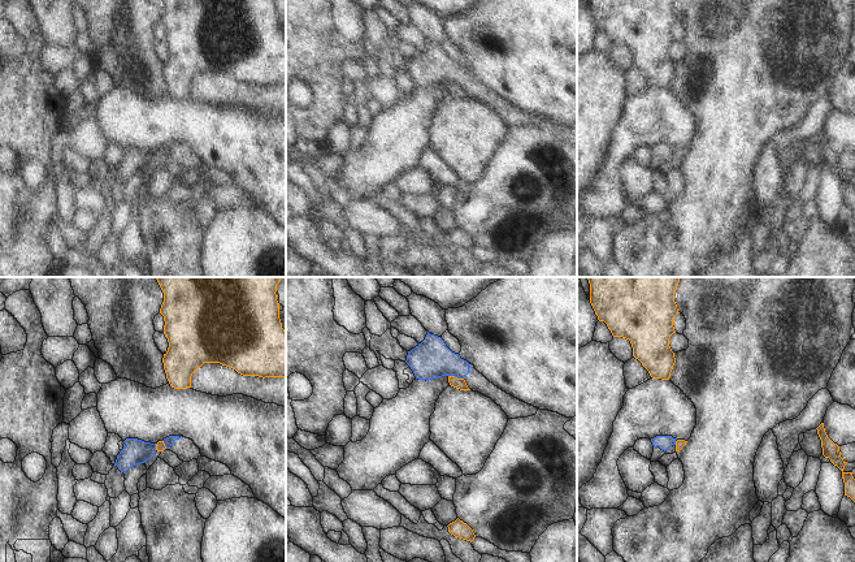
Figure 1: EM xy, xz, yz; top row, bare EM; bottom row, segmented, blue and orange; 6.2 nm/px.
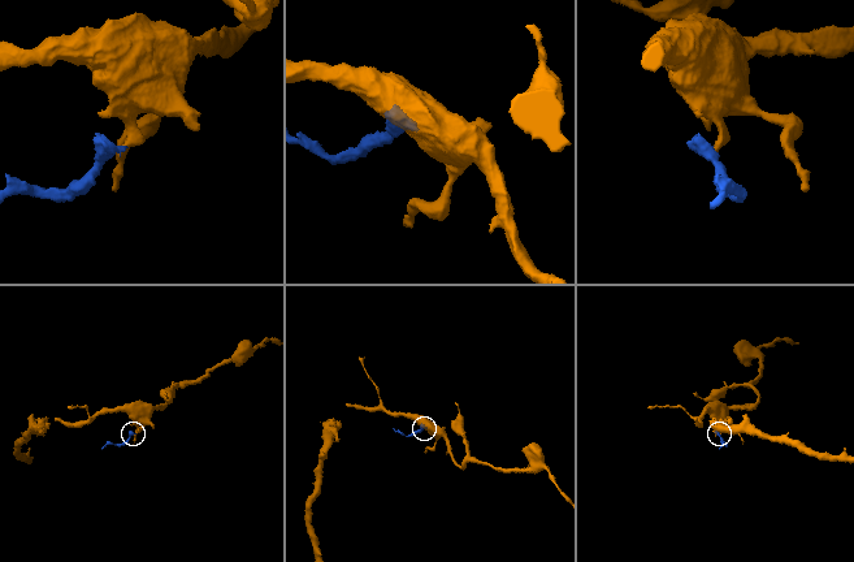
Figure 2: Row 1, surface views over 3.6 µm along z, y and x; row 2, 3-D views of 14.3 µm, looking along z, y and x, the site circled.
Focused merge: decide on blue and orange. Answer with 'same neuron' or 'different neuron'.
different neuron

